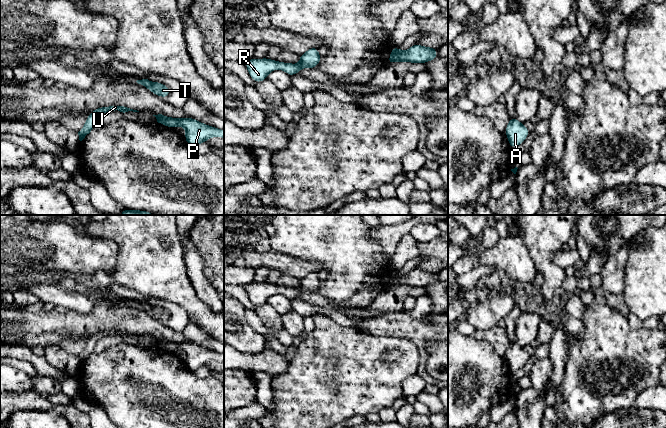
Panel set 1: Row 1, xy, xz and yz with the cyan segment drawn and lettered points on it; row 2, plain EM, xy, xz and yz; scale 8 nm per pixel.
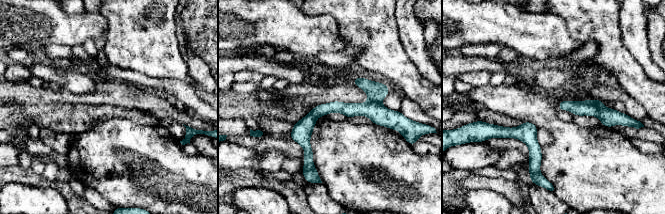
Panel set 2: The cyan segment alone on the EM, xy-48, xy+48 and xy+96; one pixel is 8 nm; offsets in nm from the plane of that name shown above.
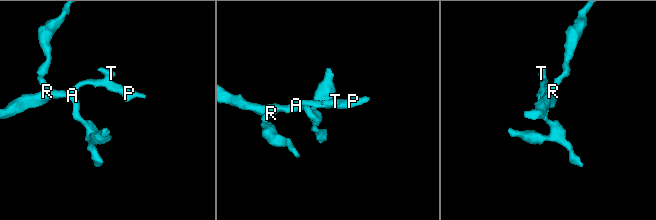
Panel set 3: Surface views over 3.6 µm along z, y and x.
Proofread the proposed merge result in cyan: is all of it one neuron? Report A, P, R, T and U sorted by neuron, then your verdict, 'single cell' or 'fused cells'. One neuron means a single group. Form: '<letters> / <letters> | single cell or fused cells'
A P R T U | single cell

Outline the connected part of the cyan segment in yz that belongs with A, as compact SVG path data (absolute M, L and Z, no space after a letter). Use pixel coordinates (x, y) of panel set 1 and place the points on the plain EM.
M516 342L509 343L505 358L511 372L521 369L529 357L530 355L524 350L524 348L519 346Z

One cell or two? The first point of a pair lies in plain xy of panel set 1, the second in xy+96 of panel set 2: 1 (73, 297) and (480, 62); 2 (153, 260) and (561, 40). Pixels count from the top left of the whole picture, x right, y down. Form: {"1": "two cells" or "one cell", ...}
{"1": "one cell", "2": "two cells"}

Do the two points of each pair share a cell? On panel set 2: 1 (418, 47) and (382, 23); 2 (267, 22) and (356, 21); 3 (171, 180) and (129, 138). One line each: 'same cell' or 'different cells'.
1: different cells
2: different cells
3: same cell

